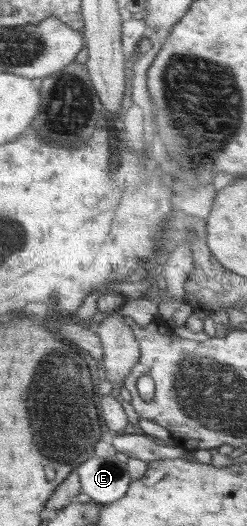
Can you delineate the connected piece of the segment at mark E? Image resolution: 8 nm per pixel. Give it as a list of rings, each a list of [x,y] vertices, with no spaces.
[[[118,456],[90,458],[77,467],[81,484],[81,493],[92,498],[92,502],[97,505],[108,505],[121,500],[129,491],[130,473],[126,471],[126,463],[120,461]]]

